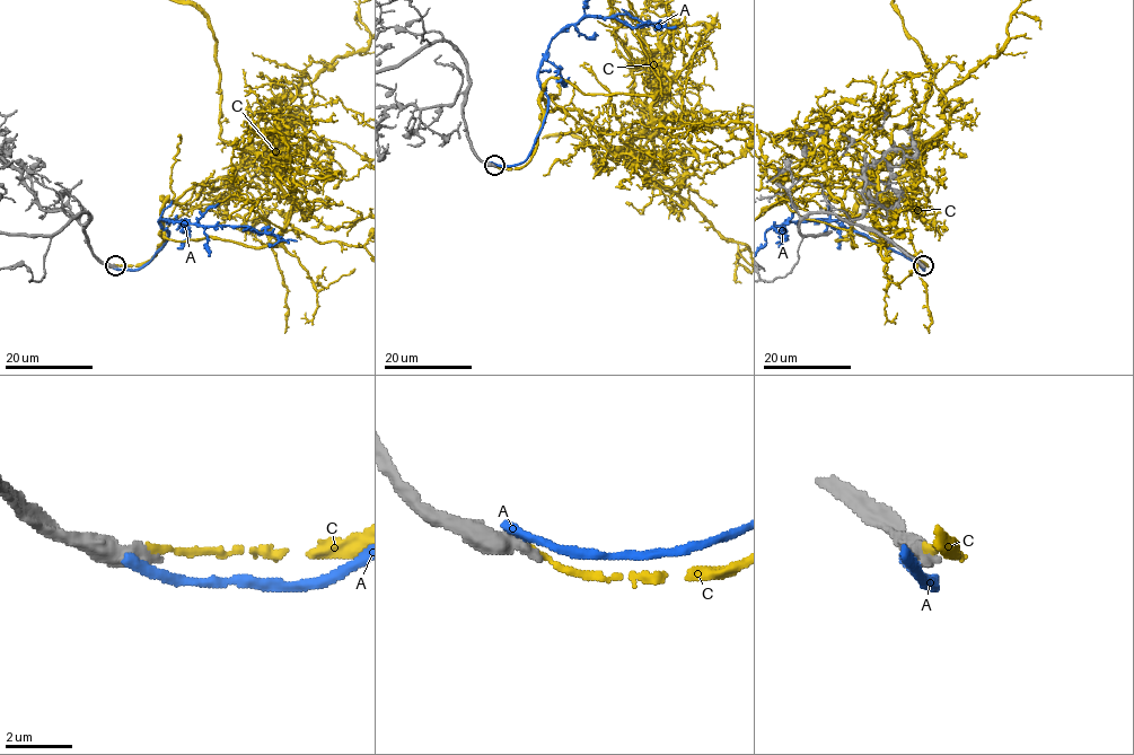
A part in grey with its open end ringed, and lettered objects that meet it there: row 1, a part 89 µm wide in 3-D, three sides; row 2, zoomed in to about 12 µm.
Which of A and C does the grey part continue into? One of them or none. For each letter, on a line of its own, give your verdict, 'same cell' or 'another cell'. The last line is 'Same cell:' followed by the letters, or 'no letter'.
A: another cell
C: same cell
Same cell: C

